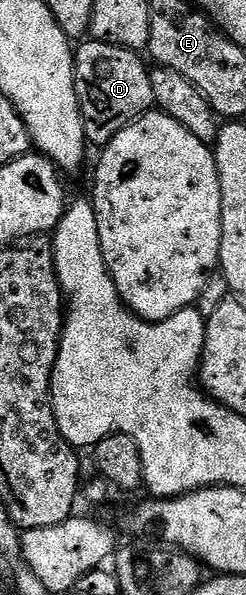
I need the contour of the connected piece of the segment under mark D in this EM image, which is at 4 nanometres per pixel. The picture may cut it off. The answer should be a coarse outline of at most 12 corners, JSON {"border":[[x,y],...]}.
{"border":[[88,38],[74,59],[84,139],[153,111],[137,53]]}

